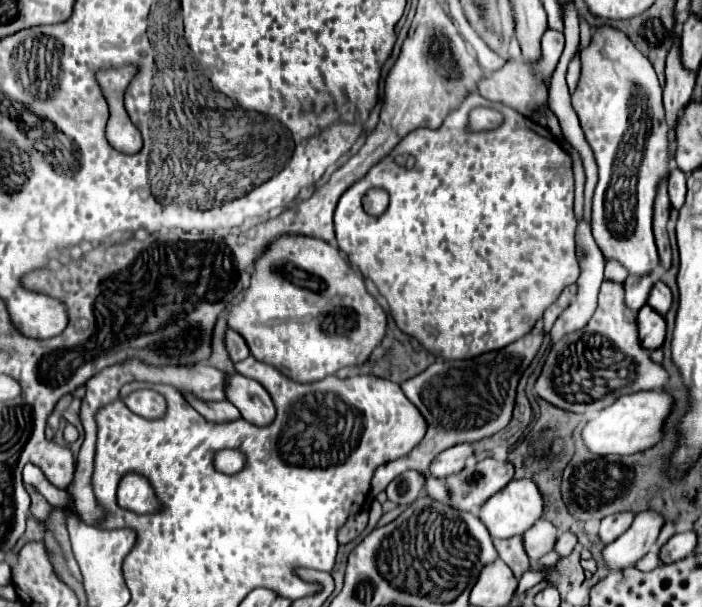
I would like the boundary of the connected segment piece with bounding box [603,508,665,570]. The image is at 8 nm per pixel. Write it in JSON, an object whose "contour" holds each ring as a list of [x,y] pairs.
{"contour":[[[643,510],[635,516],[631,528],[619,536],[619,540],[611,542],[603,550],[603,558],[611,570],[623,570],[633,566],[639,558],[643,558],[649,550],[655,548],[657,536],[665,524],[665,518],[657,510]]]}

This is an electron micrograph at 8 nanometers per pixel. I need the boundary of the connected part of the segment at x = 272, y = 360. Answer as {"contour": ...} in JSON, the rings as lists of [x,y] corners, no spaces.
{"contour":[[[283,234],[273,240],[257,258],[251,270],[251,284],[245,296],[231,306],[227,326],[239,332],[251,354],[295,382],[317,382],[343,366],[367,362],[373,348],[383,340],[387,318],[377,300],[367,292],[365,282],[339,256],[339,248],[309,236]]]}

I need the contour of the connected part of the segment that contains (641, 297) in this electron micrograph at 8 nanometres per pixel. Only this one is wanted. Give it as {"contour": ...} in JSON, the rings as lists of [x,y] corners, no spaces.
{"contour":[[[643,274],[643,276],[627,276],[625,280],[625,302],[631,306],[635,312],[647,302],[649,292],[653,288],[653,274]]]}

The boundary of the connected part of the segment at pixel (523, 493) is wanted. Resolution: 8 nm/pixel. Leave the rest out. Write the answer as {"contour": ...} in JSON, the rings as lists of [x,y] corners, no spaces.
{"contour":[[[523,478],[511,480],[503,490],[499,490],[499,494],[493,494],[485,502],[479,518],[483,520],[493,538],[511,538],[529,530],[541,518],[541,514],[543,514],[543,494],[533,480]]]}

